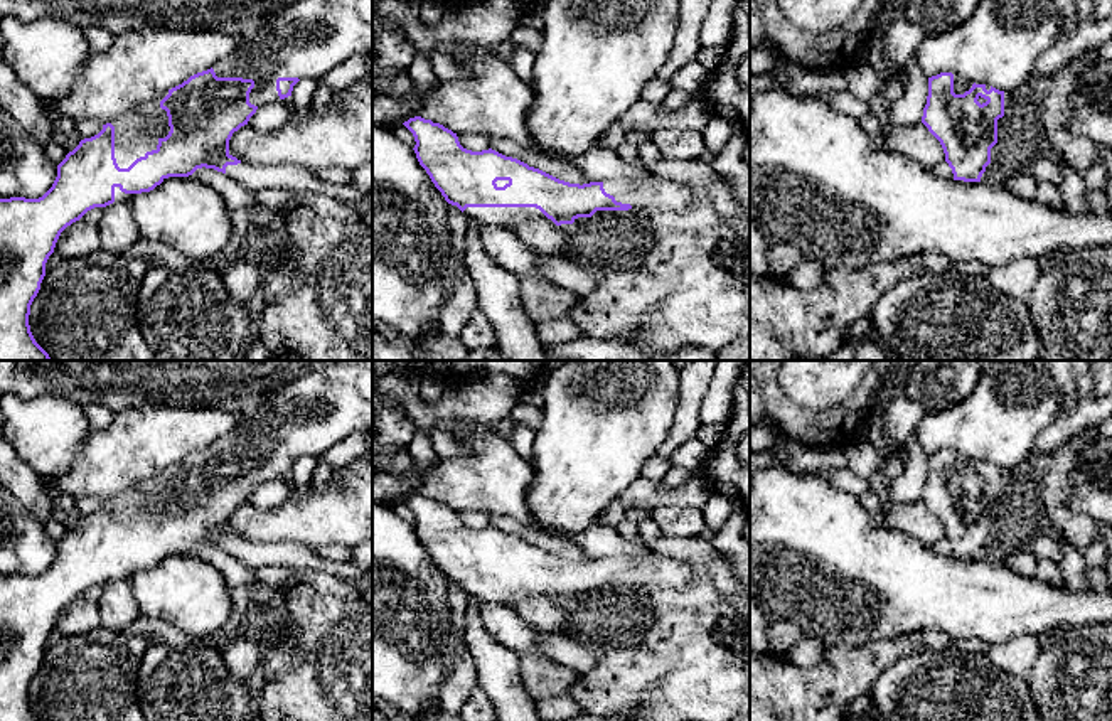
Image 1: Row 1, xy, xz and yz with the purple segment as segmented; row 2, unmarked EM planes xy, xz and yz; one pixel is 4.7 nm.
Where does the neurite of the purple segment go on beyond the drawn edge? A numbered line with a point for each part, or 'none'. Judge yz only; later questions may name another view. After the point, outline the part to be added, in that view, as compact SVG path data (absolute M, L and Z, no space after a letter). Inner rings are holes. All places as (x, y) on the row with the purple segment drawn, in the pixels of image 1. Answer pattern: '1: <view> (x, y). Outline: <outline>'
1: yz (961, 85). Outline: M954 74L954 93L955 94L964 94L965 91L969 91L972 88L972 81L969 81L967 77L960 77Z

